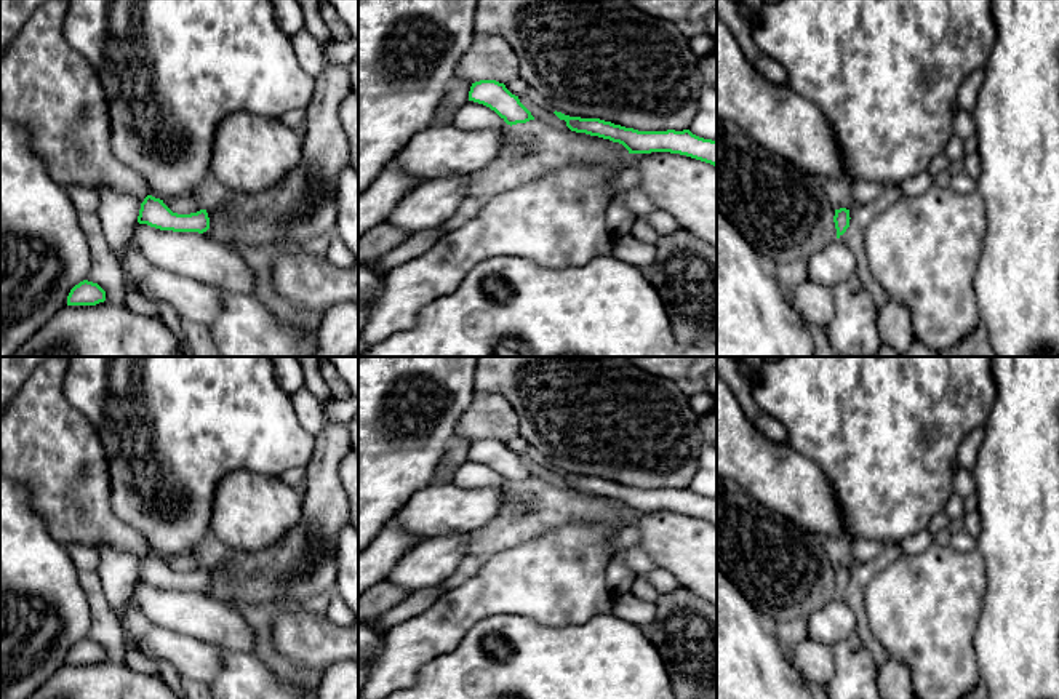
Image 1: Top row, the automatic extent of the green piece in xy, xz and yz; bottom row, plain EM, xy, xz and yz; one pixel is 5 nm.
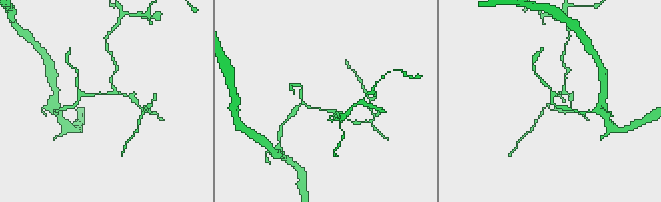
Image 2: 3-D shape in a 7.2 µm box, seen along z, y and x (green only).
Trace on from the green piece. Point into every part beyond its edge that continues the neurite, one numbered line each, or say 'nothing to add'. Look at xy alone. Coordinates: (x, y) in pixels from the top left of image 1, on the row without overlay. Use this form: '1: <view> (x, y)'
nothing to add

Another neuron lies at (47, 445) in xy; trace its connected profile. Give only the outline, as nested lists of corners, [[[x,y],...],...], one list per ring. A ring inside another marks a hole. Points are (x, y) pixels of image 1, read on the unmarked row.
[[[67,357],[43,360],[0,414],[0,473],[26,488],[27,501],[54,539],[93,549],[107,542],[146,557],[144,537],[114,515],[106,451],[88,417],[64,397],[66,368]]]

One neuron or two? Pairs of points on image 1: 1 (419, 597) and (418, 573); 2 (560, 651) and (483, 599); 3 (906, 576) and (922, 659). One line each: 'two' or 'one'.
1: two
2: two
3: one

